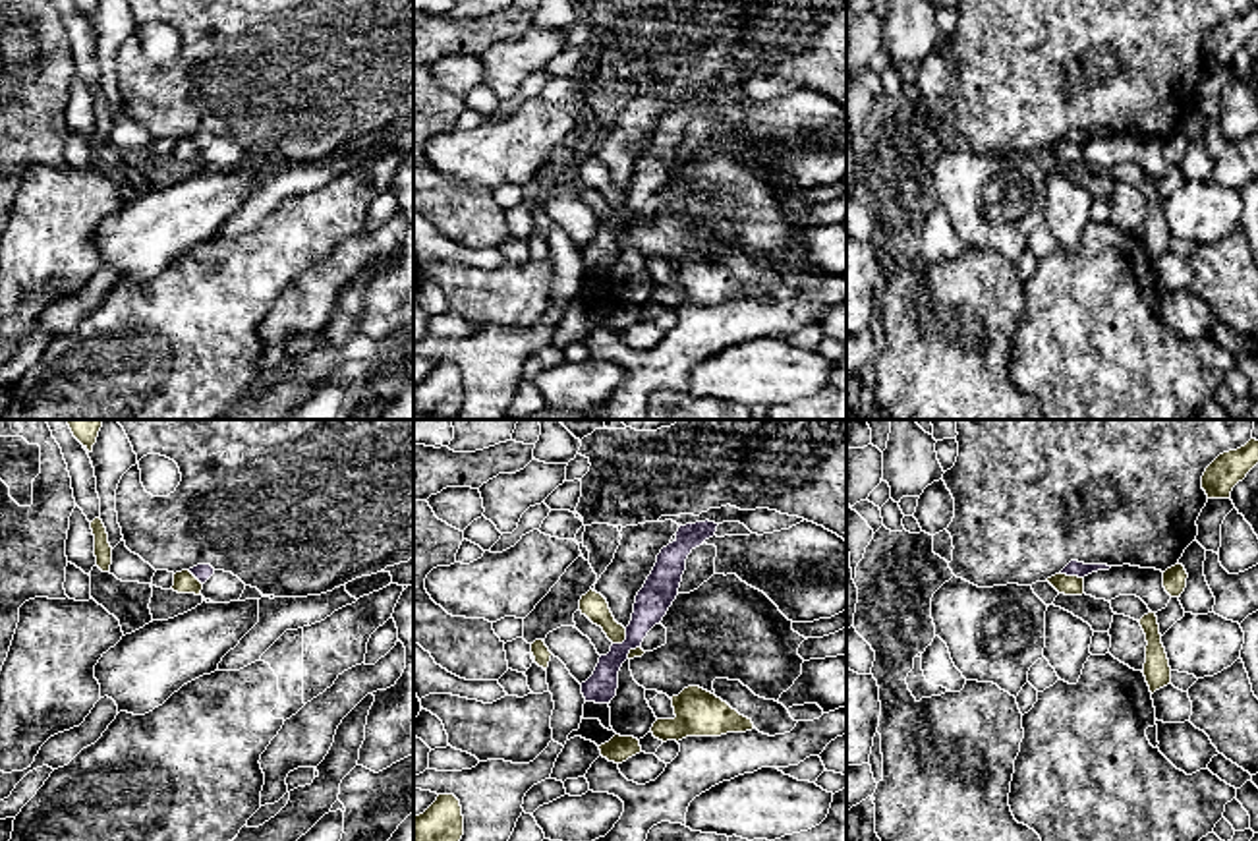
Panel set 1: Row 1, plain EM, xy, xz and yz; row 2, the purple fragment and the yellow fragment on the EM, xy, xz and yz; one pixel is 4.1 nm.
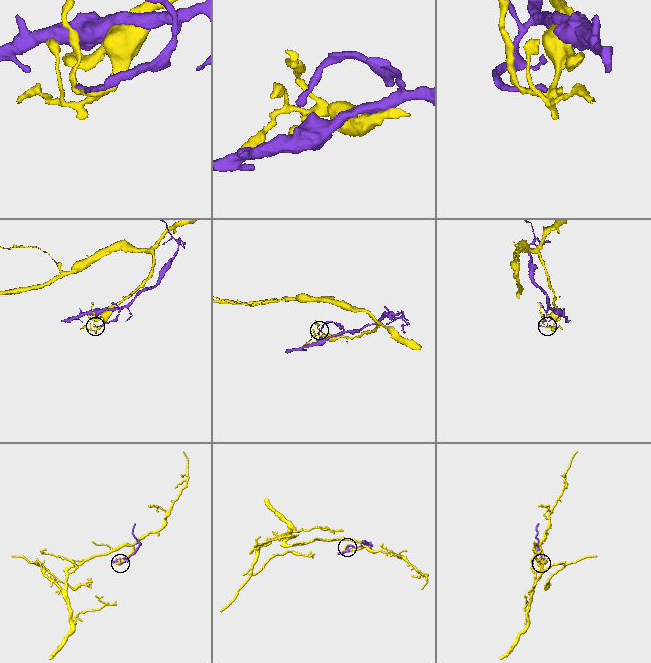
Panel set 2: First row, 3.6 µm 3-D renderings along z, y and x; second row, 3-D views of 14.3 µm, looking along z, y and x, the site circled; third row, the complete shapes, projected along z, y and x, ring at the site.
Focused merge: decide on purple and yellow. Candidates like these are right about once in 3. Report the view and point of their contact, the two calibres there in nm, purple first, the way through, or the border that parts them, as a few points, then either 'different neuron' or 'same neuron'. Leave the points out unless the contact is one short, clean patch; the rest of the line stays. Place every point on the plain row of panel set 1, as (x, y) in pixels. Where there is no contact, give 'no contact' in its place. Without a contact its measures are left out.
xz (625, 207) | 140/110 nm | different neuron

